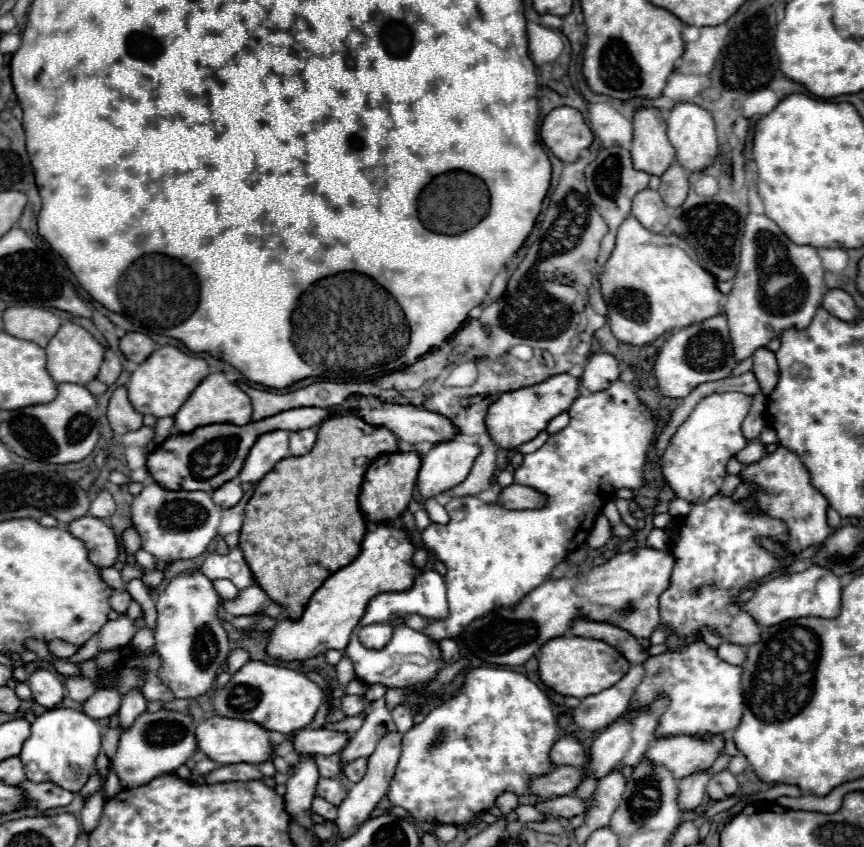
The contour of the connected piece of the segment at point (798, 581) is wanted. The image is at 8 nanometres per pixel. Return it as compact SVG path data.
M812 565L802 573L784 573L766 579L764 583L760 583L754 597L750 597L742 607L762 627L776 625L788 619L798 619L798 617L832 619L840 613L840 591L842 587L838 577L834 577L830 571L822 567Z

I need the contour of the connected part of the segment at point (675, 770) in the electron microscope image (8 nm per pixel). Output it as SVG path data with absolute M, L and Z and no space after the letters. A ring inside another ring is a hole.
M676 735L668 739L654 739L644 759L648 759L648 763L656 763L656 767L668 767L672 775L676 775L676 779L682 779L684 775L710 769L716 757L720 755L722 747L724 737L704 741L698 737Z

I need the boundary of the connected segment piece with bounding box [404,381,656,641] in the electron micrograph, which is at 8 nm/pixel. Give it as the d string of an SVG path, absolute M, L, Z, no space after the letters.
M614 381L608 389L598 393L582 393L576 397L572 407L568 409L570 423L534 453L524 455L522 467L514 471L514 483L522 483L528 487L538 487L546 497L548 505L544 509L534 511L510 511L506 507L496 505L493 499L478 497L456 497L446 503L446 511L450 515L448 525L430 523L424 533L424 545L430 549L448 569L444 575L448 589L448 607L450 615L442 621L426 621L418 615L404 617L404 625L430 635L434 641L442 641L448 635L458 637L464 633L464 627L472 623L472 619L480 619L494 611L496 607L514 607L520 603L528 591L536 589L544 583L550 571L560 565L568 553L572 553L578 545L582 545L592 531L596 517L600 515L604 503L612 499L614 491L620 487L638 489L642 487L642 467L646 461L646 449L650 447L656 431L654 417L642 407L636 393L628 389L622 381Z

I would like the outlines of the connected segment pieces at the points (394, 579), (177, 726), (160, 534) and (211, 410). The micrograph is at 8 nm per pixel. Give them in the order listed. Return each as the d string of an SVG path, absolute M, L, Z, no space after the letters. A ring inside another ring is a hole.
M390 521L378 523L374 531L366 533L360 555L350 565L332 573L312 595L300 621L290 621L286 617L280 619L270 633L270 657L304 661L322 655L328 649L342 651L348 645L352 629L364 617L364 607L368 607L368 599L372 599L372 595L380 595L380 591L404 591L404 587L412 587L412 579L418 575L418 569L412 563L414 551L416 547L402 525Z
M160 709L156 713L144 711L136 717L136 721L122 731L118 751L112 759L112 767L120 779L120 785L140 787L144 783L150 783L158 775L176 773L178 767L182 767L196 751L196 727L198 721L184 711L170 711Z
M152 481L134 497L132 507L132 521L142 537L142 549L156 557L158 569L164 569L166 563L176 559L192 559L202 555L218 535L222 509L206 491L168 491Z
M212 373L196 387L196 391L192 391L188 401L174 415L174 435L186 435L188 431L194 431L196 427L204 427L212 423L246 425L250 423L250 417L252 417L250 397L238 385L226 381L224 373Z

